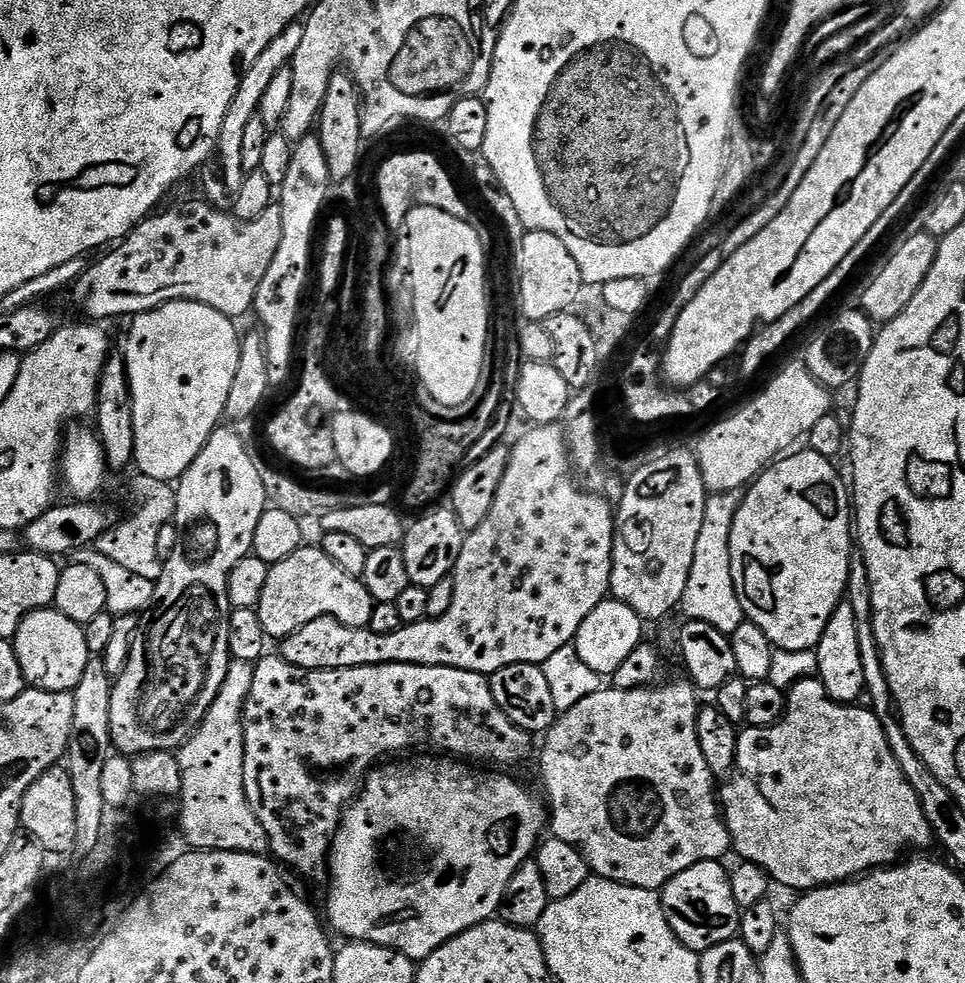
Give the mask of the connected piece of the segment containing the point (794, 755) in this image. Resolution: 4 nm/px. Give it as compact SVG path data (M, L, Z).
M809 678L799 681L788 692L788 713L784 715L783 720L779 720L777 724L769 728L748 726L740 732L736 771L732 773L722 788L722 811L732 835L732 847L735 855L740 855L741 861L757 864L775 883L777 880L782 887L793 888L796 894L813 892L815 888L825 888L831 884L843 884L849 880L855 880L878 868L895 865L905 854L915 853L912 852L915 848L928 850L928 847L934 844L934 833L924 813L922 802L918 794L914 794L914 786L910 786L906 768L896 761L896 756L892 753L892 744L888 741L888 736L884 733L879 718L874 713L867 712L866 709L860 707L839 704L837 700L831 700L821 680Z

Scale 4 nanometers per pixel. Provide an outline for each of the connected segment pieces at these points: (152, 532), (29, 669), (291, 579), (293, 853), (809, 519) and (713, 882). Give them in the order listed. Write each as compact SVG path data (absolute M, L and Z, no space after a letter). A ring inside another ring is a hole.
M139 472L133 473L130 488L140 504L138 512L129 523L122 520L108 530L98 541L98 550L112 562L121 563L126 570L131 570L142 578L157 581L163 576L166 567L158 552L158 536L162 526L170 524L177 517L177 489L167 480L152 478Z
M52 606L40 608L25 616L16 631L14 647L24 671L25 681L31 687L41 688L44 692L74 693L82 682L90 659L84 628Z
M301 546L294 554L290 554L290 558L269 567L266 590L262 590L262 598L258 605L262 626L268 637L279 642L294 630L306 626L306 622L314 622L314 618L322 618L323 616L332 616L338 622L351 628L369 627L372 622L374 601L372 595L366 590L363 579L346 574L346 570L342 570L342 566L335 564L326 555L323 547L308 547Z
M278 654L265 655L254 667L254 682L248 701L244 703L244 789L250 810L254 810L258 822L262 822L262 830L266 830L271 855L293 873L296 871L304 876L316 876L320 872L321 875L325 871L328 854L332 851L332 840L340 828L341 819L349 805L359 797L368 773L388 758L383 756L388 756L391 752L404 752L423 740L429 740L434 747L444 751L441 753L451 754L456 758L467 758L469 761L493 760L496 764L520 764L532 752L533 737L514 722L510 722L510 718L494 698L489 677L480 676L476 672L421 664L354 666L346 670L302 670L298 666L290 666L290 662L286 662Z
M800 451L769 464L743 493L730 534L730 558L745 617L762 626L773 648L811 652L820 643L834 610L845 599L852 552L854 556L854 500L845 477L840 477L829 457Z
M718 860L698 862L690 866L690 870L682 870L682 874L678 874L662 889L664 913L674 934L697 954L727 940L737 939L740 934L742 909L734 898L729 869L724 869L724 866Z

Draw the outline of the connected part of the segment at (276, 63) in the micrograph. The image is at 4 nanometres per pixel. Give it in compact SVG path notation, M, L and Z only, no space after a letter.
M303 23L292 24L282 34L278 34L278 38L274 38L274 42L270 42L270 46L266 46L266 50L262 50L258 59L241 75L238 94L234 98L234 102L230 102L230 110L222 122L220 142L214 153L214 159L202 172L205 192L203 195L213 208L235 209L236 199L238 194L242 194L242 182L246 175L242 166L242 141L245 139L246 126L250 126L250 122L257 119L260 103L266 94L266 90L270 87L270 82L274 82L278 70L289 67L294 54L298 54L298 46L302 46L303 37Z

